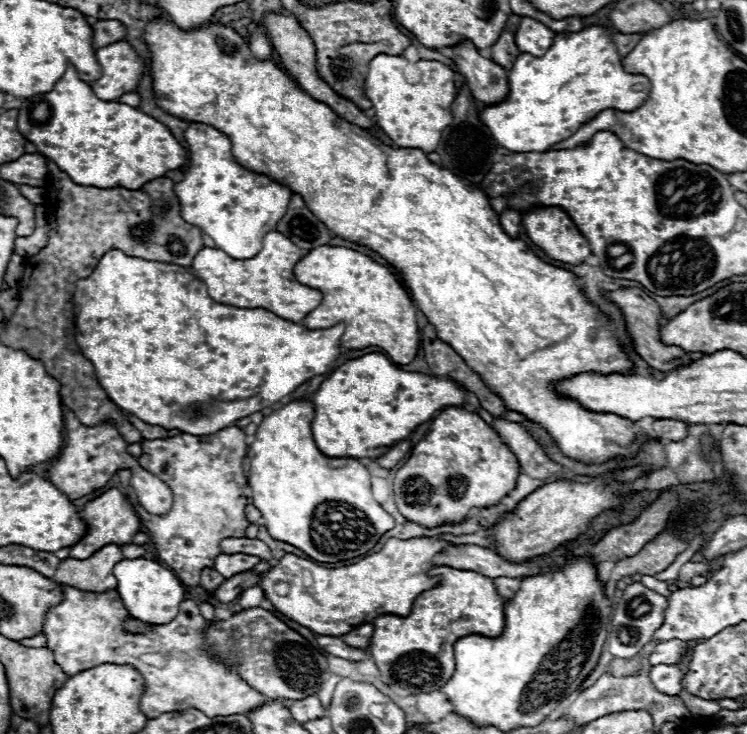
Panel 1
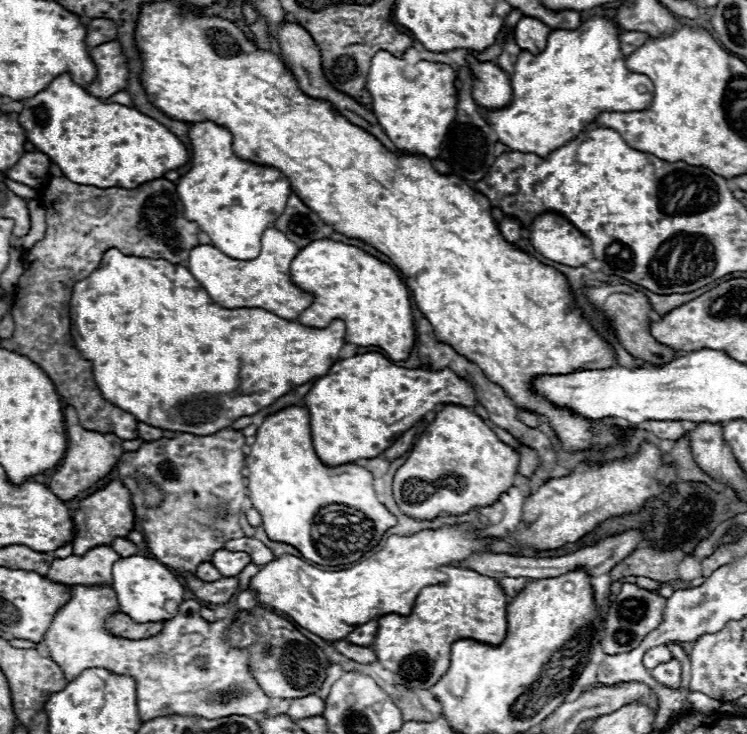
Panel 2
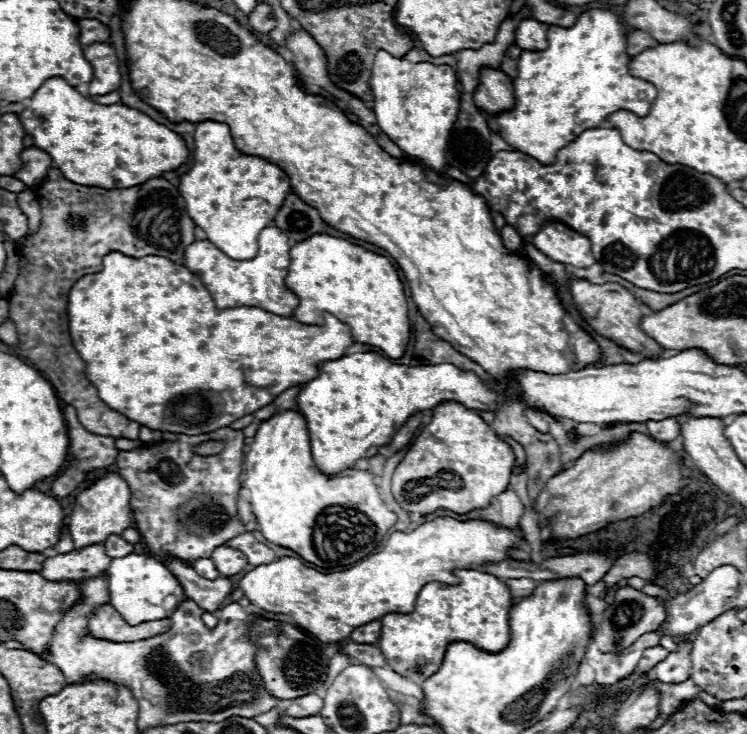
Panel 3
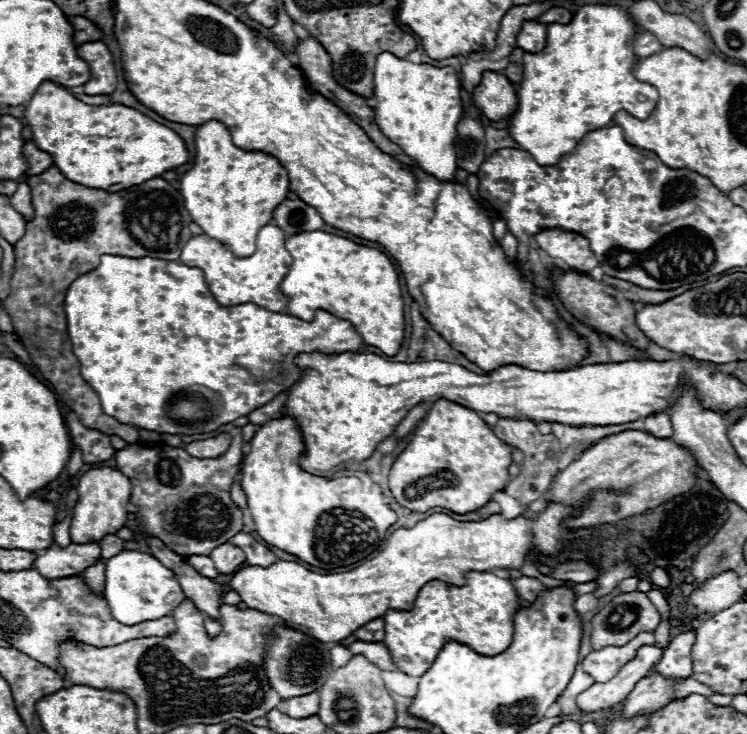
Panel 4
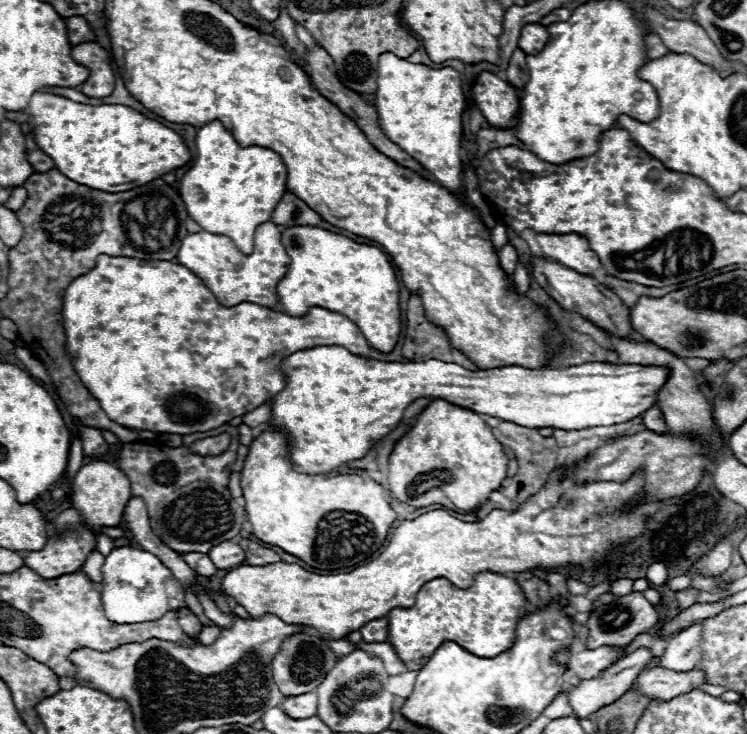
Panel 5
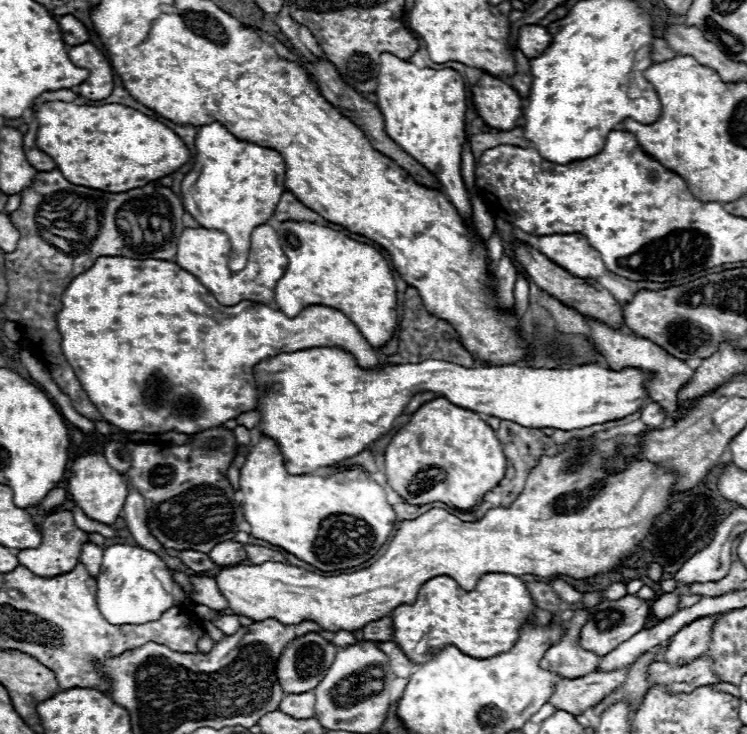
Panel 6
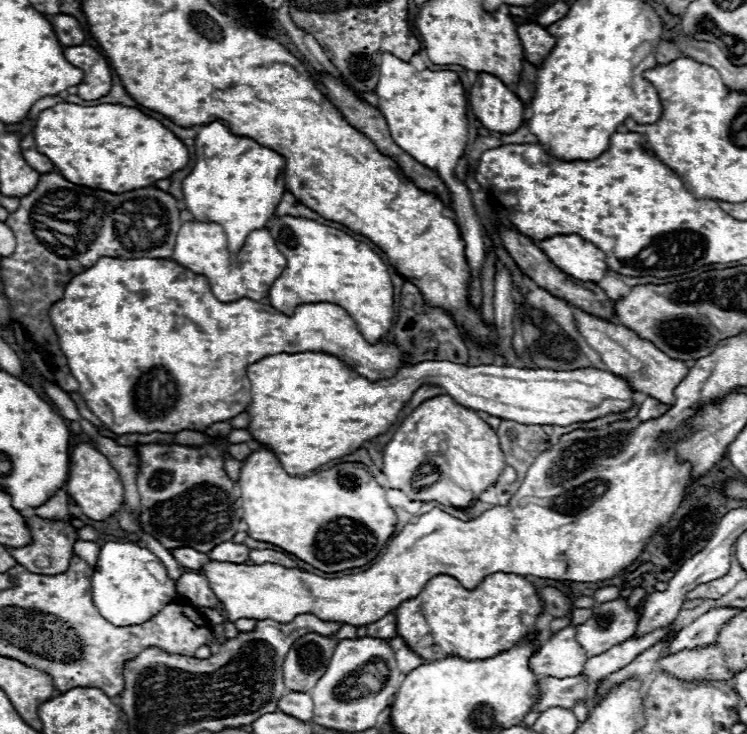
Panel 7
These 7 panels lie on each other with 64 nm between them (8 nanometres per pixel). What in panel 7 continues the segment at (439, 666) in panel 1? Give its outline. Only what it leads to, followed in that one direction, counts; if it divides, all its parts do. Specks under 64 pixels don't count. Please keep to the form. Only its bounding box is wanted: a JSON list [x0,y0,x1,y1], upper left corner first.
[396,572,542,660]

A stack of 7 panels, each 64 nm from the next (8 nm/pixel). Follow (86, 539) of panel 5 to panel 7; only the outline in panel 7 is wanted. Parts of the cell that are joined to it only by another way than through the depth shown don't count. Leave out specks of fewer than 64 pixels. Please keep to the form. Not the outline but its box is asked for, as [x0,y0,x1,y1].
[10,516,78,574]

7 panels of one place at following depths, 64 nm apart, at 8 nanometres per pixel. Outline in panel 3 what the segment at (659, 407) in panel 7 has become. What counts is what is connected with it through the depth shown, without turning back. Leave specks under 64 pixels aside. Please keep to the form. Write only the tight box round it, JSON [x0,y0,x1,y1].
[646,418,680,442]

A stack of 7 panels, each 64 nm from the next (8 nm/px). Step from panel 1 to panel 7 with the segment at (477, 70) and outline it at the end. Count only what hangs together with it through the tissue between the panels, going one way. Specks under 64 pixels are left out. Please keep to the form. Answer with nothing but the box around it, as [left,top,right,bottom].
[468,72,524,134]

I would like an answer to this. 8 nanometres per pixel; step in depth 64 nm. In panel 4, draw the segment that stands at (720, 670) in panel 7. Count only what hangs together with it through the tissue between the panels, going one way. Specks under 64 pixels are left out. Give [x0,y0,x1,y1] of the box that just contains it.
[624,674,674,718]

